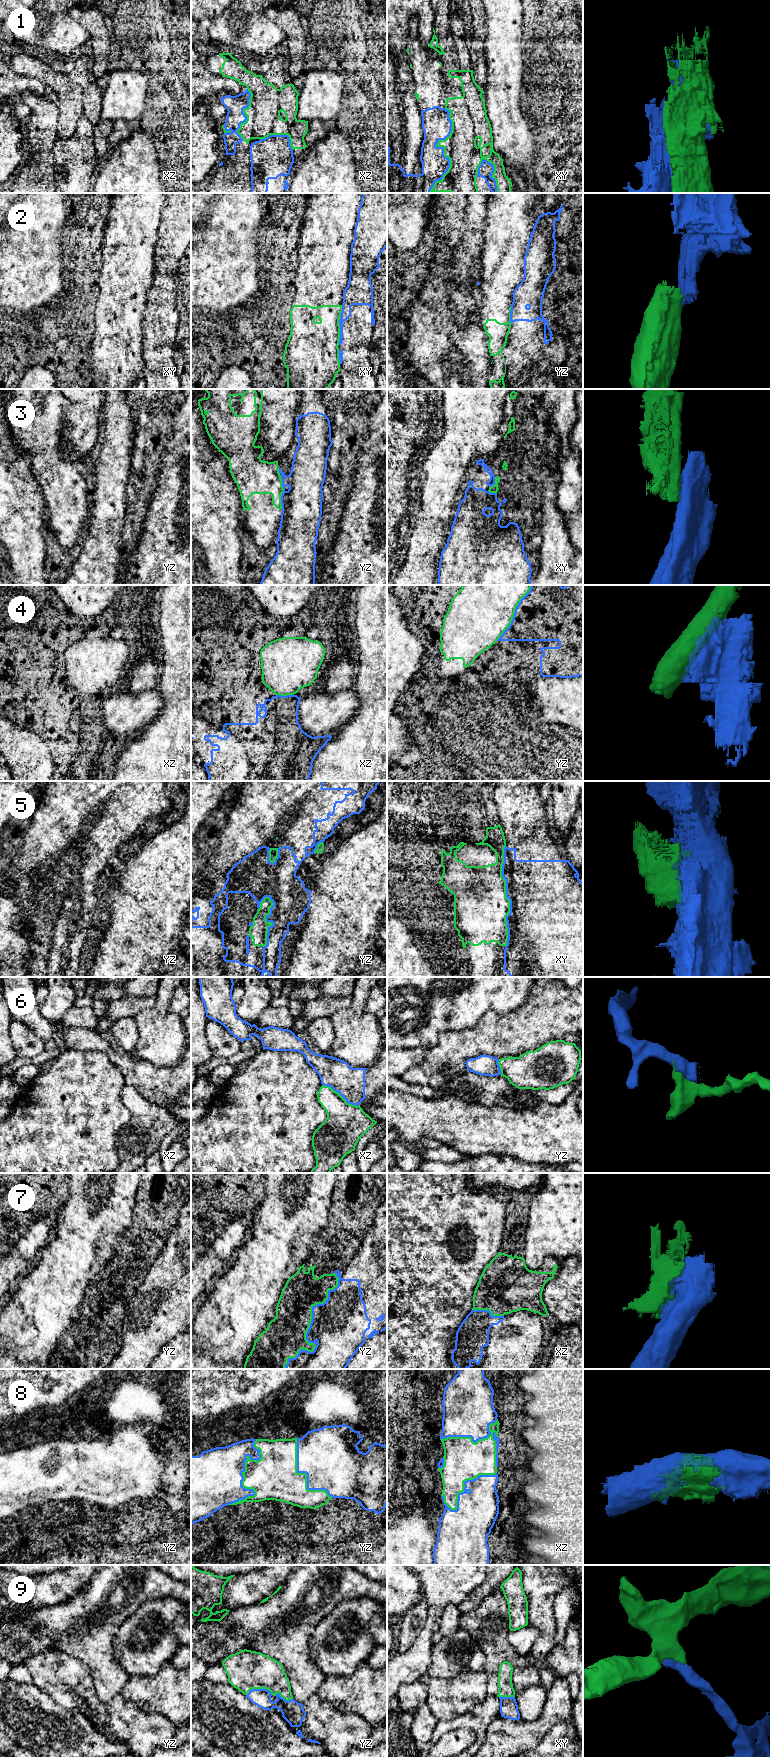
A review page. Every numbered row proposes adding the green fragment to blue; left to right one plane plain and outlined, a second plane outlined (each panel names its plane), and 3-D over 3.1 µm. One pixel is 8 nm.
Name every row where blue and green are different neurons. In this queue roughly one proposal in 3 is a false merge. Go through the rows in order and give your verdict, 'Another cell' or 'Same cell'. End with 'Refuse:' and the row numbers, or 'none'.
1: Another cell
2: Another cell
3: Another cell
4: Another cell
5: Another cell
6: Another cell
7: Another cell
8: Same cell
9: Same cell
Refuse: 1, 2, 3, 4, 5, 6, 7

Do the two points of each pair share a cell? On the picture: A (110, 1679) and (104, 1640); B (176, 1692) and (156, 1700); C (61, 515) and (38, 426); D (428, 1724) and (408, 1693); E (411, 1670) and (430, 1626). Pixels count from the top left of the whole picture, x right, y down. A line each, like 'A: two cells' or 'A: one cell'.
A: one cell
B: one cell
C: one cell
D: one cell
E: one cell

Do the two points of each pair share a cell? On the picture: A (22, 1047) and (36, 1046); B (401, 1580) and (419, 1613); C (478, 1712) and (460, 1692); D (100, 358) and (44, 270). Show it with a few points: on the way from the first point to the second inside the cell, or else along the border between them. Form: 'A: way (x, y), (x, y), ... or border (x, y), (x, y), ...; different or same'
A: way (25, 1047), (33, 1047); same
B: border (418, 1602), (402, 1614); different
C: border (487, 1693), (480, 1703), (453, 1718); different
D: border (70, 291), (72, 293); different

